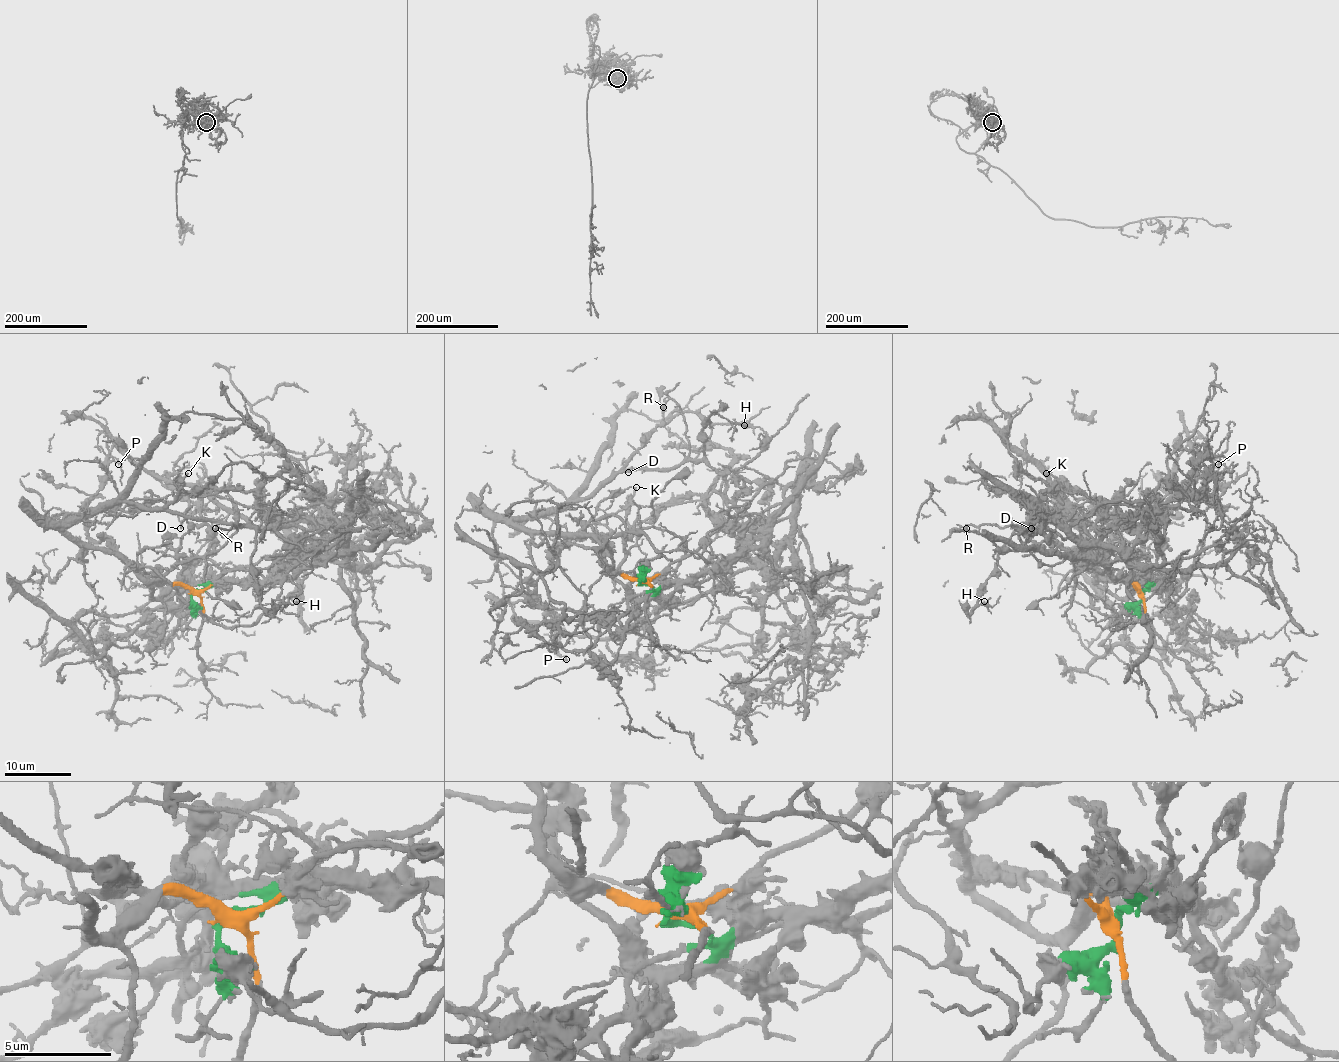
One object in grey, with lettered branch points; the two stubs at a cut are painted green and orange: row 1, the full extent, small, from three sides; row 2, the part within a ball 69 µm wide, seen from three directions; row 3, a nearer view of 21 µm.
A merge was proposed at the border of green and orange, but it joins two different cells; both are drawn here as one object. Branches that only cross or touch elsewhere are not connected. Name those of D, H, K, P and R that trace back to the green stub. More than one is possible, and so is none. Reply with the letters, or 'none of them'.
K, P

